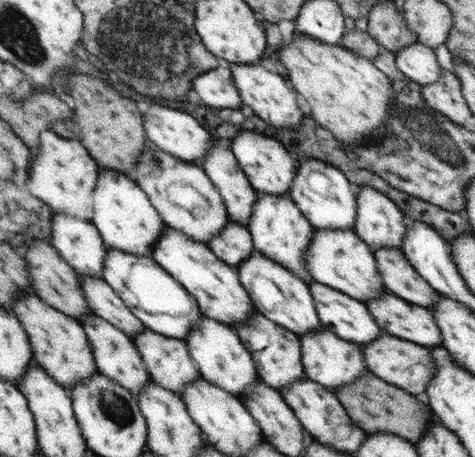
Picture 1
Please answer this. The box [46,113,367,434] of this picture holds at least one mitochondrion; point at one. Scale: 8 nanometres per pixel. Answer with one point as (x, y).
(117, 410)

